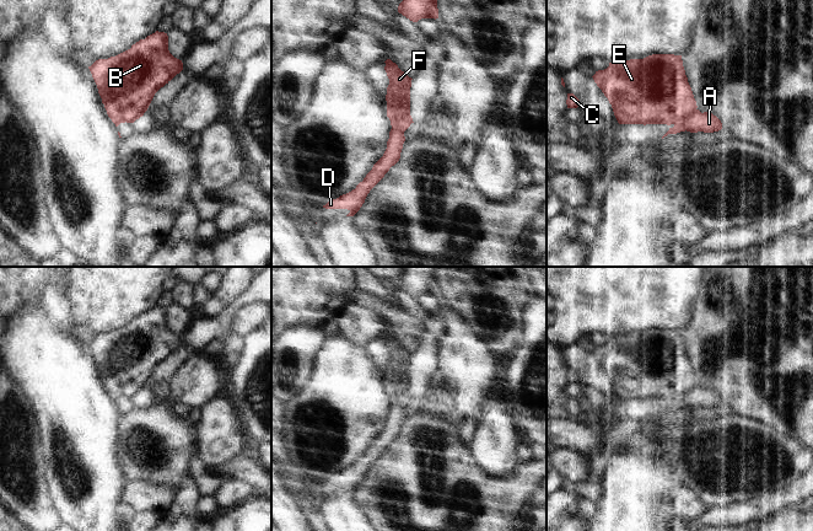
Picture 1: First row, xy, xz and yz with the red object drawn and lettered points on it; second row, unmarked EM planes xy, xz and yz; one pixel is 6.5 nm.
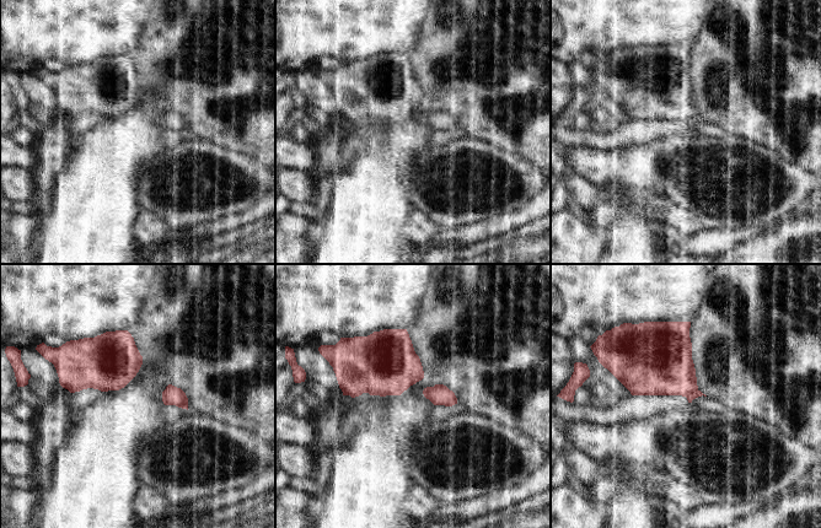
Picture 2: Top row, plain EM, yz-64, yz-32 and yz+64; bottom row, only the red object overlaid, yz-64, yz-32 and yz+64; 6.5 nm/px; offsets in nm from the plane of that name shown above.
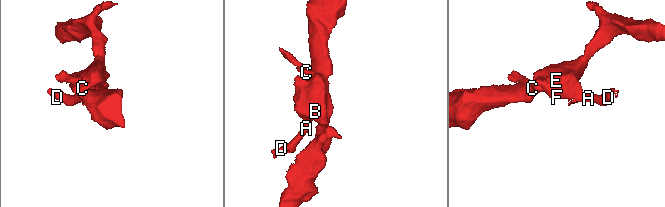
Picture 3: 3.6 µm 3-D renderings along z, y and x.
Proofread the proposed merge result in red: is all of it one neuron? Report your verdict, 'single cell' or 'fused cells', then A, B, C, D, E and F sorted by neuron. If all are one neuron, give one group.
fused cells | A D / B C E F

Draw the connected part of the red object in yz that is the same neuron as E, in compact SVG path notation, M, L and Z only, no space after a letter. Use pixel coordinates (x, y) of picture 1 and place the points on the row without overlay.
M652 329L644 334L612 337L592 353L612 380L619 399L675 398L691 391L698 384L682 331Z

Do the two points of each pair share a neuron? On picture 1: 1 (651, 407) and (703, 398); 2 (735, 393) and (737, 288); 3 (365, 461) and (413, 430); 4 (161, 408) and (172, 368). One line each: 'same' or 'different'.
1: same
2: same
3: different
4: different

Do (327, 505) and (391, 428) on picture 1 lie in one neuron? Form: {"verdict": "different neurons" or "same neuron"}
{"verdict": "different neurons"}

